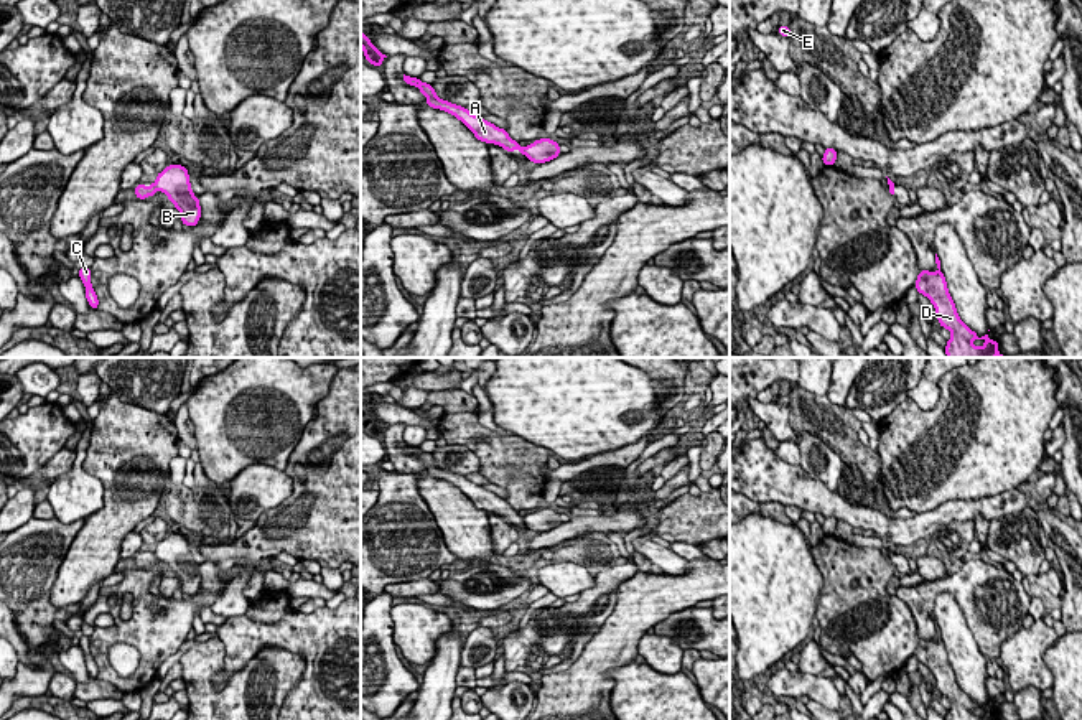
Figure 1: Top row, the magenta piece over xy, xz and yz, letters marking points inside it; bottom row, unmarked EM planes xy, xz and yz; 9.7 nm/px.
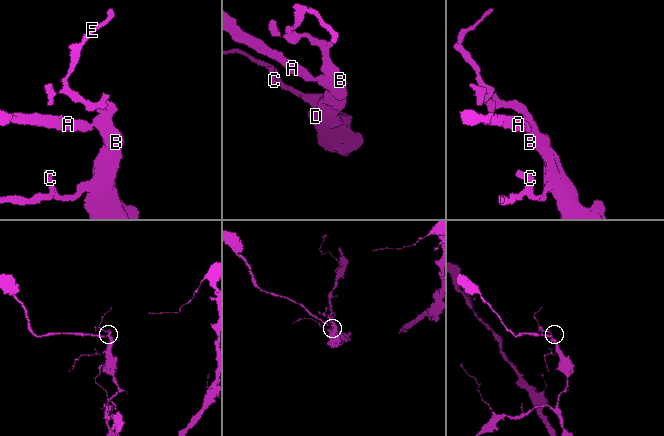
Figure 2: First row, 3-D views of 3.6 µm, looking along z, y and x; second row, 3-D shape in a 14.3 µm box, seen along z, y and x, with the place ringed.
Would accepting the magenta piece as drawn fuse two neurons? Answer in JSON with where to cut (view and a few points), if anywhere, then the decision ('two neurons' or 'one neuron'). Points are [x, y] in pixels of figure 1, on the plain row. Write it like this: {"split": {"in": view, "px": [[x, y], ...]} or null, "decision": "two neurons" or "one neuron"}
{"split": {"in": "xy", "px": [[153, 552], [157, 556]]}, "decision": "two neurons"}

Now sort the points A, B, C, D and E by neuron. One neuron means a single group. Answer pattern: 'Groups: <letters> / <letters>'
Groups: A / B C D E

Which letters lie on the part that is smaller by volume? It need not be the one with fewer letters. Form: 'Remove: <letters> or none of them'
Remove: A

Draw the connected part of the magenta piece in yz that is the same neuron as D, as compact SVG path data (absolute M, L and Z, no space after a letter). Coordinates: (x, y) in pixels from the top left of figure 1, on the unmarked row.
M935 623L937 641L921 639L914 656L927 666L935 677L935 685L942 697L952 702L945 720L998 720L998 710L988 704L978 707L958 685L955 672L949 662L945 646L940 639L940 629Z

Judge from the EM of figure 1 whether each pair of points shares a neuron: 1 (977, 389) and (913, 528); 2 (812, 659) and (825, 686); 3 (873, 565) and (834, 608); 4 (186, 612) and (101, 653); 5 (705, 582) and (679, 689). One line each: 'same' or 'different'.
1: different
2: different
3: same
4: same
5: different

